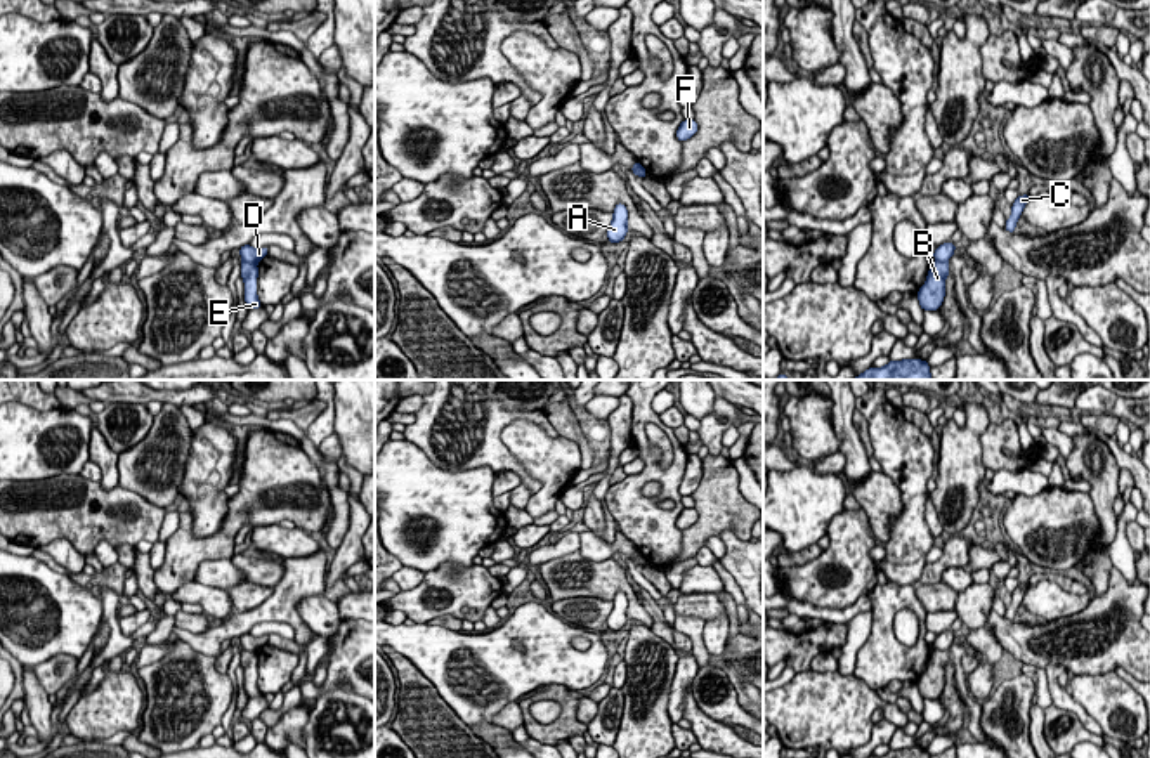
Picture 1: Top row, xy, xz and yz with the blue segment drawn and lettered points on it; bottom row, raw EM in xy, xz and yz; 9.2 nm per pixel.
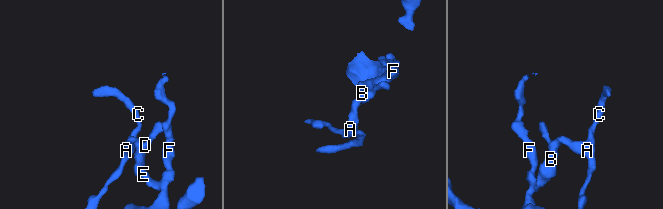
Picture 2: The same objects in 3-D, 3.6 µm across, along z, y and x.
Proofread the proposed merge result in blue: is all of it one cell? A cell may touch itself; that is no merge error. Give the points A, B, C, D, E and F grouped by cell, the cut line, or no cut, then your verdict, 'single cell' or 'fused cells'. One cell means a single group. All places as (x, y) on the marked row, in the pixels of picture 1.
A C D / B E F; cut in xy along (243, 261), (255, 264); fused cells

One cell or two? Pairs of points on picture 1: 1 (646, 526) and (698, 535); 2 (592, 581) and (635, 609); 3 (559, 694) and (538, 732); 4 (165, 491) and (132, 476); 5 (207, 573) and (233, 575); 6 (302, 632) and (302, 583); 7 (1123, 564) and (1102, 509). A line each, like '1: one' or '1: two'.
1: two
2: one
3: one
4: one
5: one
6: one
7: two

